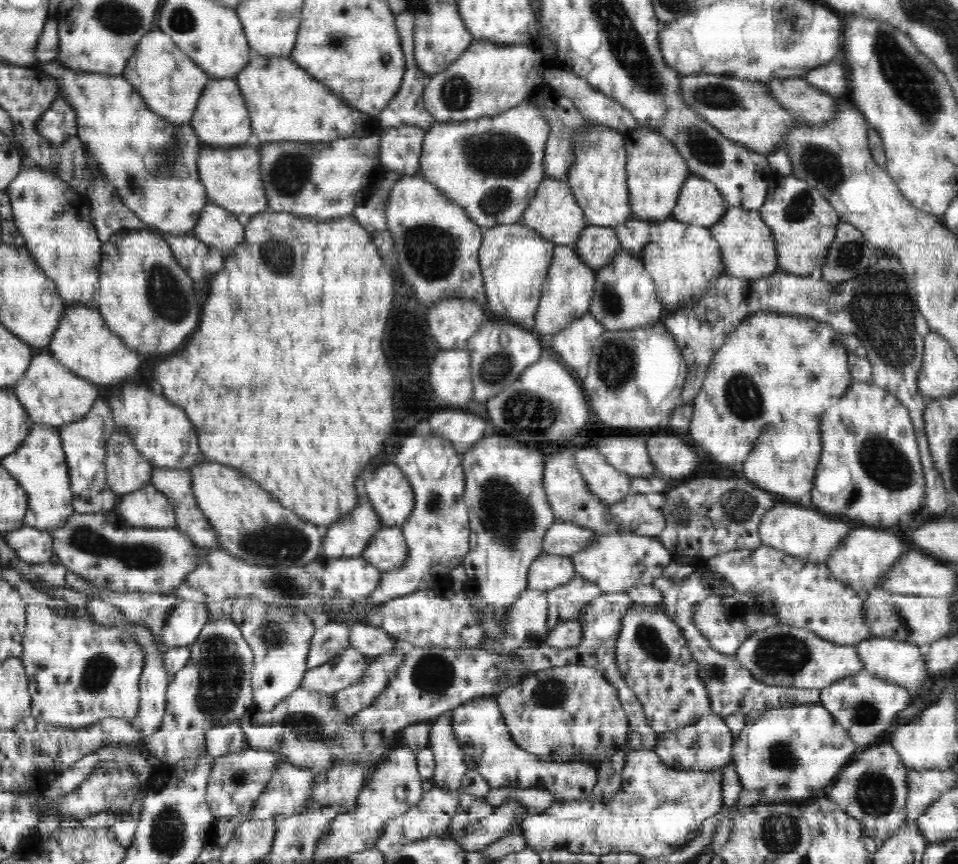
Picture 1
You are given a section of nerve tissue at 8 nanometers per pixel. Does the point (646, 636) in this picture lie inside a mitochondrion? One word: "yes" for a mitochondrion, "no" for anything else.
yes

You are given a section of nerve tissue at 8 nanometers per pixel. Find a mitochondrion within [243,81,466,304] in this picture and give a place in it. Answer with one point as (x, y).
(432, 252)

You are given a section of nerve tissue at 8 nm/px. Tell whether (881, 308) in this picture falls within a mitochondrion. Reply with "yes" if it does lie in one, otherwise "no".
yes

